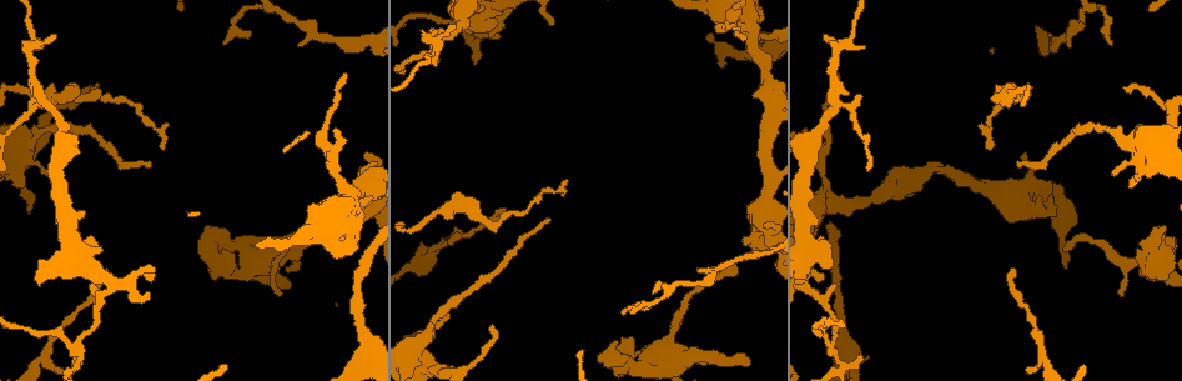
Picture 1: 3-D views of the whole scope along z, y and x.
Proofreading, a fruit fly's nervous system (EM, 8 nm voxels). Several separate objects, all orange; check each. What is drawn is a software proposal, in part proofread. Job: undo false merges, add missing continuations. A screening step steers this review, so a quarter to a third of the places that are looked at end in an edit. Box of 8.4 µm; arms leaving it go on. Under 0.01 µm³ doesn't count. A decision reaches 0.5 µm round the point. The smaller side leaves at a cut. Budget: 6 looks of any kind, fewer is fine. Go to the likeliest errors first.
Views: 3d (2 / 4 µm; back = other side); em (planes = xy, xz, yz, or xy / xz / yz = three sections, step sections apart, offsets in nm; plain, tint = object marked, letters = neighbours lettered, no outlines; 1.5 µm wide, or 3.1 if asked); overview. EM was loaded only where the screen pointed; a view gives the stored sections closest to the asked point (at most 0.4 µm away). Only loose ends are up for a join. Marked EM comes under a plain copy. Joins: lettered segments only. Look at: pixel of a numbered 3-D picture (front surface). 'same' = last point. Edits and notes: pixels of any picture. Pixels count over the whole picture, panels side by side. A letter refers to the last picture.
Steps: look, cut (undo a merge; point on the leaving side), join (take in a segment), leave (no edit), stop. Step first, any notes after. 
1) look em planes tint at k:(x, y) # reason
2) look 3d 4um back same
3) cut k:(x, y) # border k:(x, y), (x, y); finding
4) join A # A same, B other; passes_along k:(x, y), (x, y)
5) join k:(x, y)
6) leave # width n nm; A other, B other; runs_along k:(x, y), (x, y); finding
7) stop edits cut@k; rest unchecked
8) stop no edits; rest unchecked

look 3d 4um at 1:(149, 162) # long arm stops here

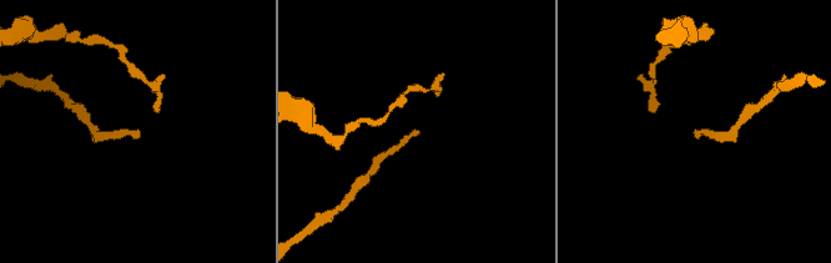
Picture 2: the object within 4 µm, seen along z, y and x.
look em planes letters at 2:(418, 132)

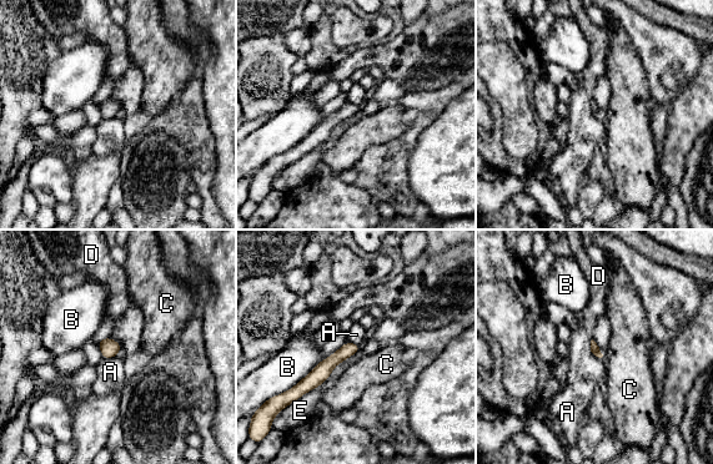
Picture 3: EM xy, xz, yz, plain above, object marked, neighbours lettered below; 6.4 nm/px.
leave # A other, B other, C other, D other, E other; none of them fits

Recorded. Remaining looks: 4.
look 3d 4um at 1:(214, 245) # an open end

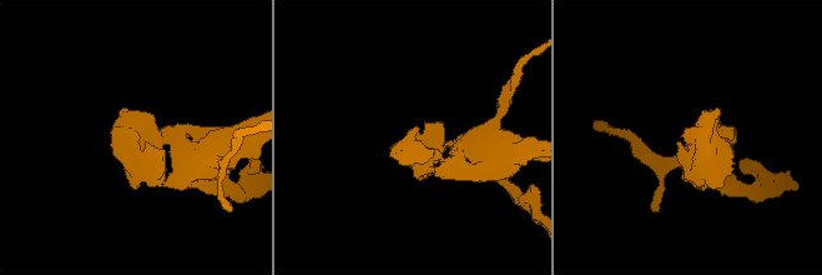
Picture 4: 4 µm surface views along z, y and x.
look em xy step 4 letters at 4:(417, 127) # need the tissue

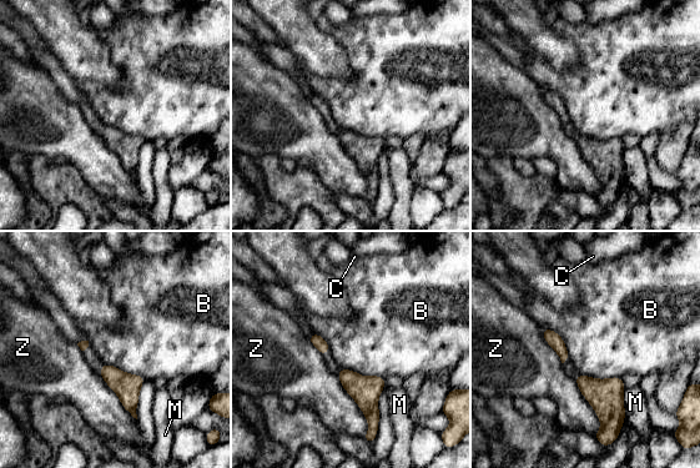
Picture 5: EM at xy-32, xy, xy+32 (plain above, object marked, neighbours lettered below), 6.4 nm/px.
leave # B other, C other, M other, Z other; border 5:(574, 378), (579, 392), (602, 424); none of them fits

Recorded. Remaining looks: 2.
stop no edits; rest unchecked

